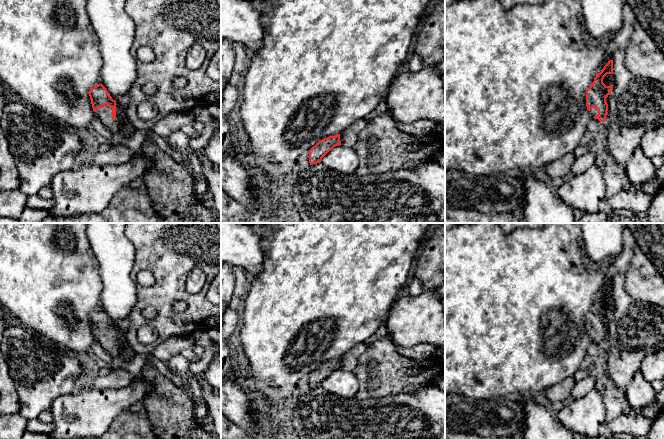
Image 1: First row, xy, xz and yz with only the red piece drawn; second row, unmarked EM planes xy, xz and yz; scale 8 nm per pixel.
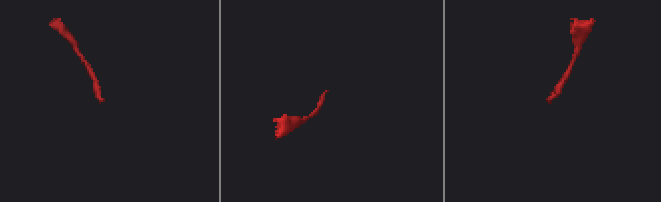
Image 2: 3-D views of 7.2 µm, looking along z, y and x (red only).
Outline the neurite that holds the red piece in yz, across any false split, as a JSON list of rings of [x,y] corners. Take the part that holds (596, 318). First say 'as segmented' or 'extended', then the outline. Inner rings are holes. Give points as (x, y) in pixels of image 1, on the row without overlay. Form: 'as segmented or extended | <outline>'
extended | [[[609,284],[602,295],[596,299],[592,309],[586,314],[586,330],[591,342],[605,346],[608,335],[606,322],[610,319],[613,309],[606,310],[603,303],[607,298],[613,298],[613,284]]]

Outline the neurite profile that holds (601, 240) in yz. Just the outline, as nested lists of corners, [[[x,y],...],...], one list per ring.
[[[581,223],[582,238],[590,261],[600,263],[611,256],[616,259],[623,249],[625,223]]]

